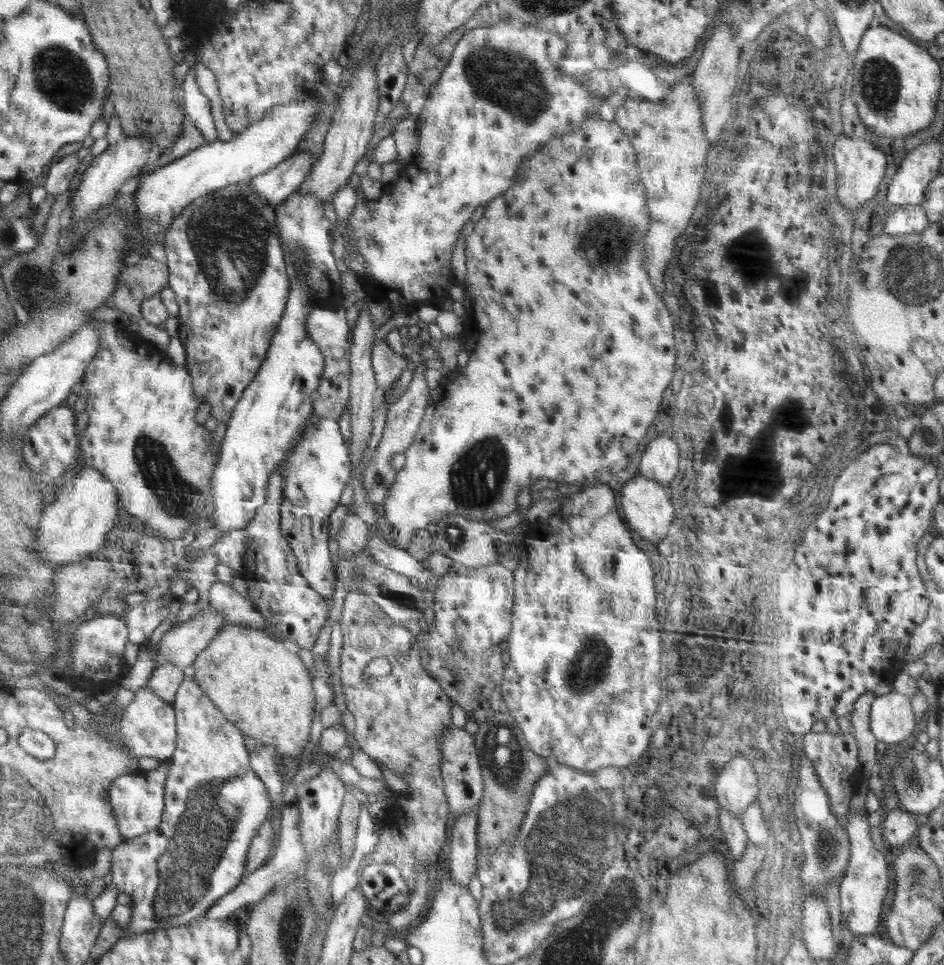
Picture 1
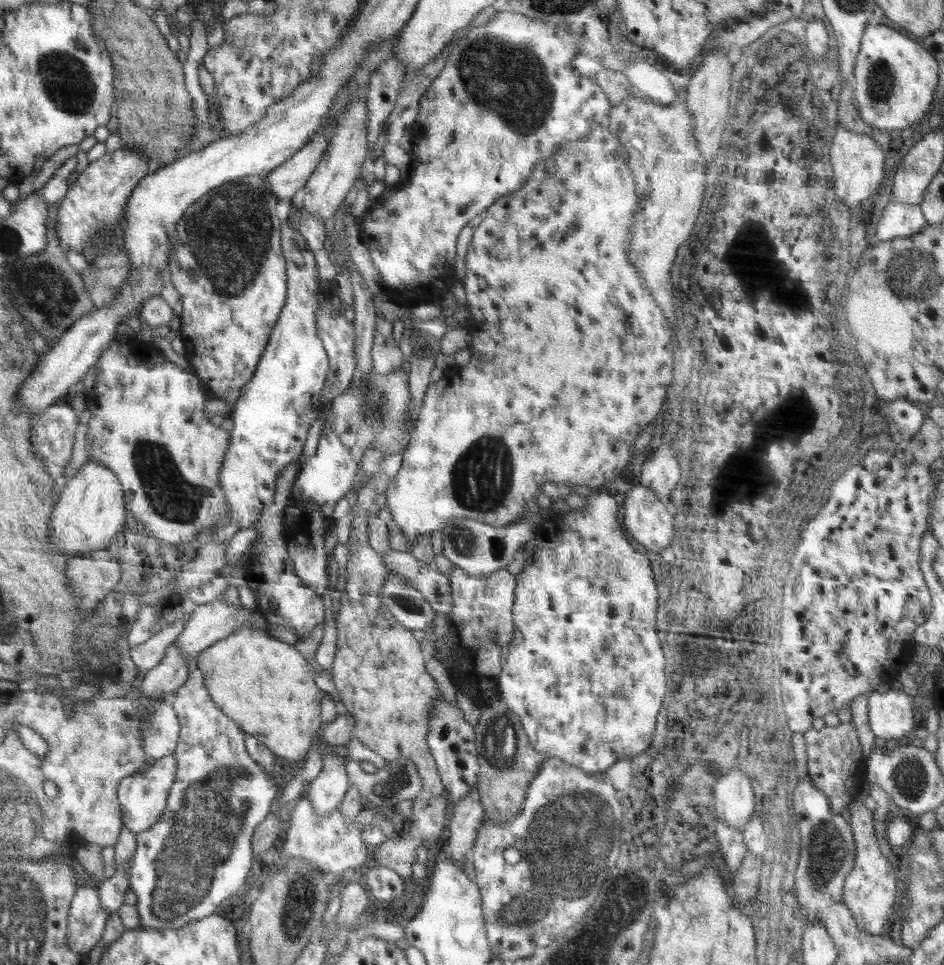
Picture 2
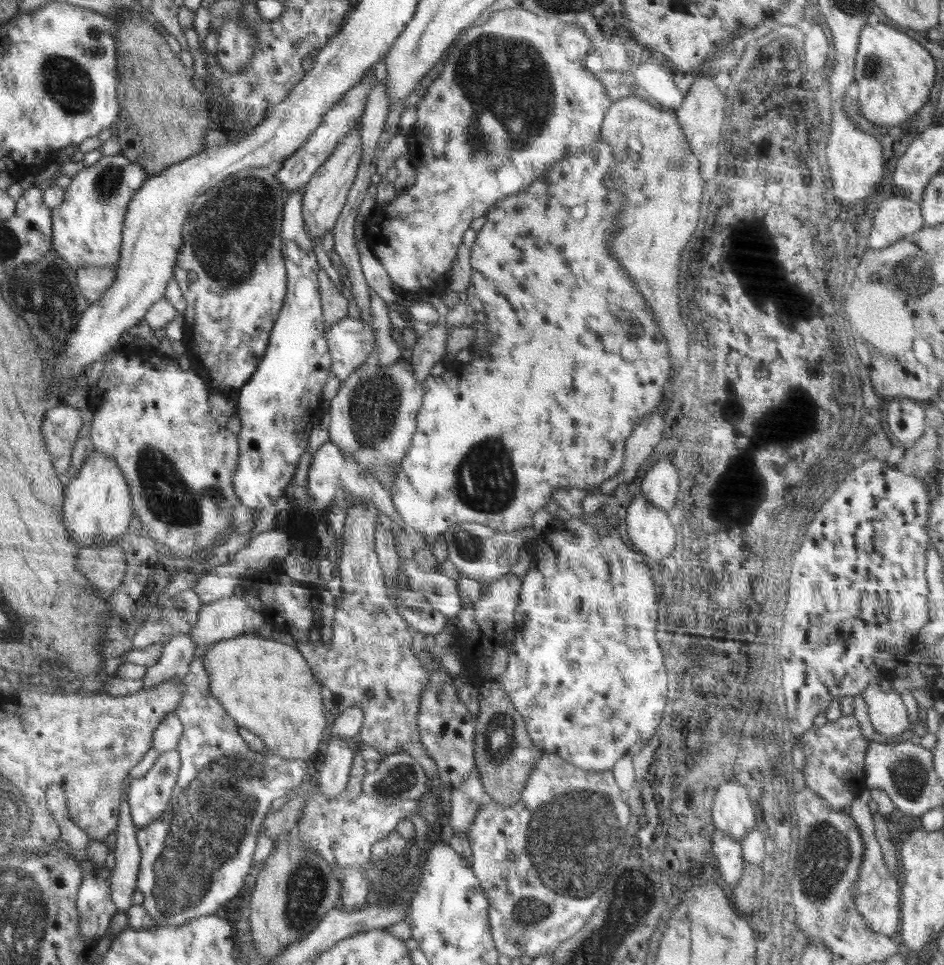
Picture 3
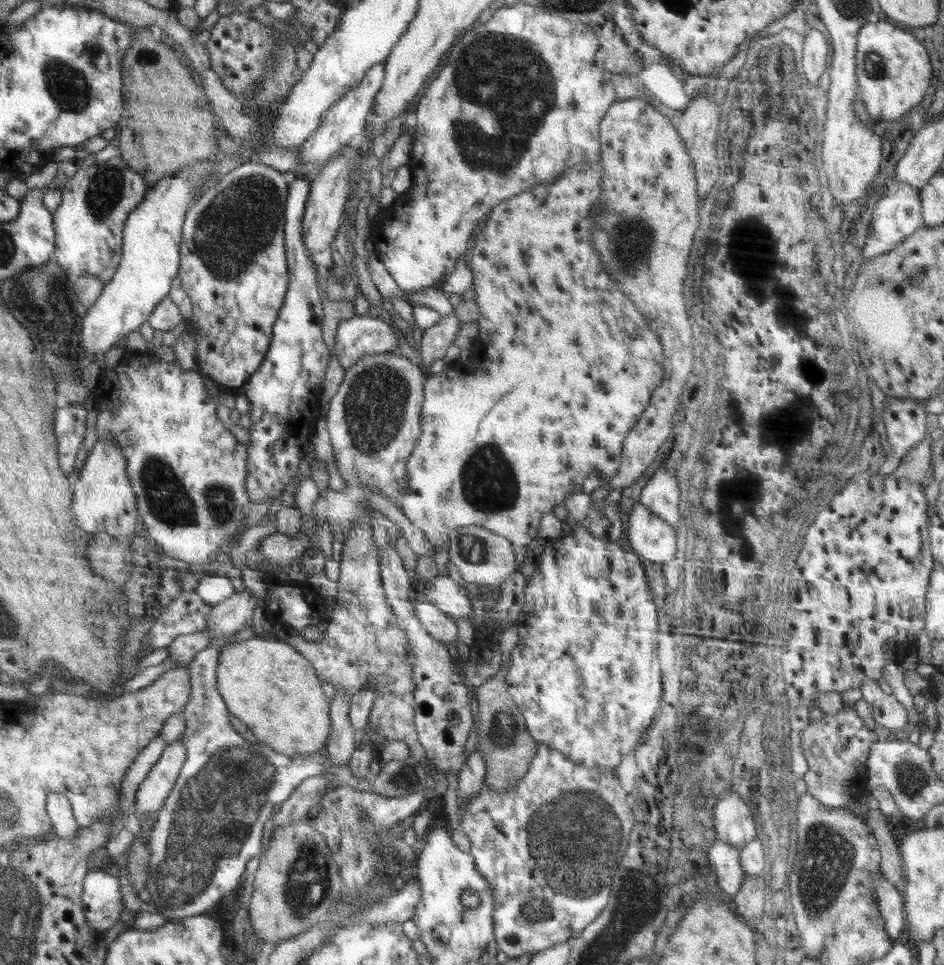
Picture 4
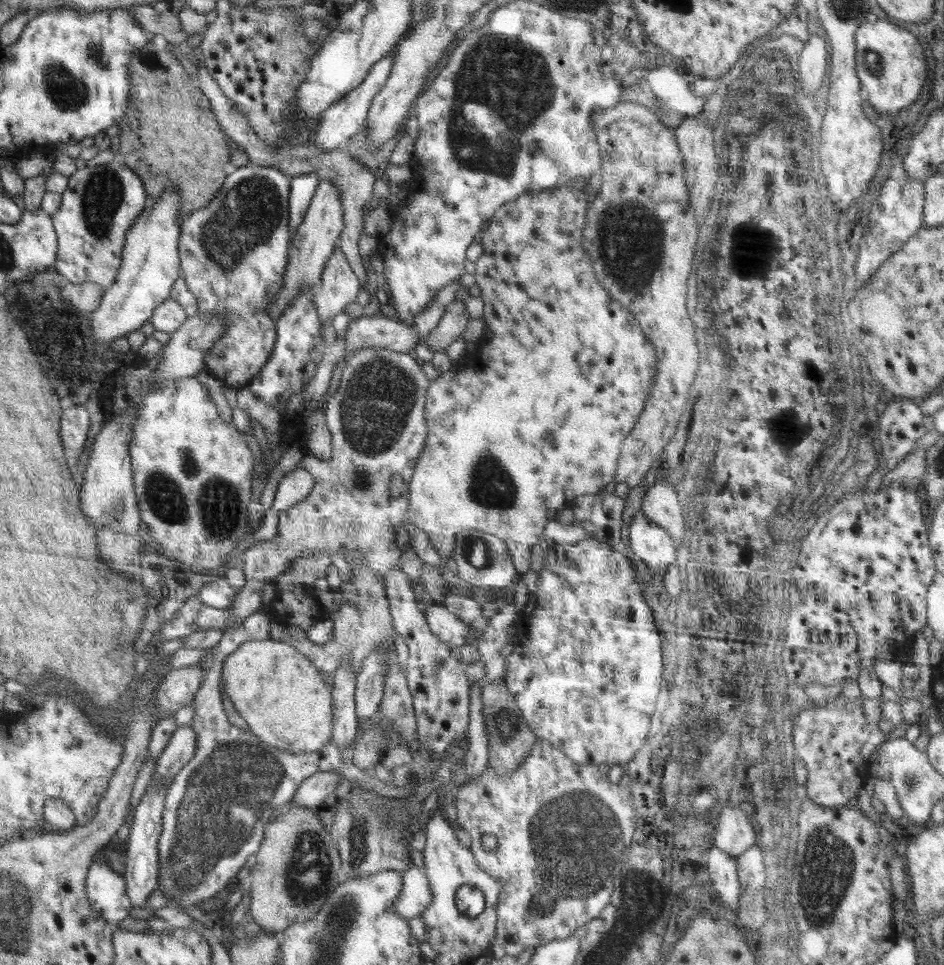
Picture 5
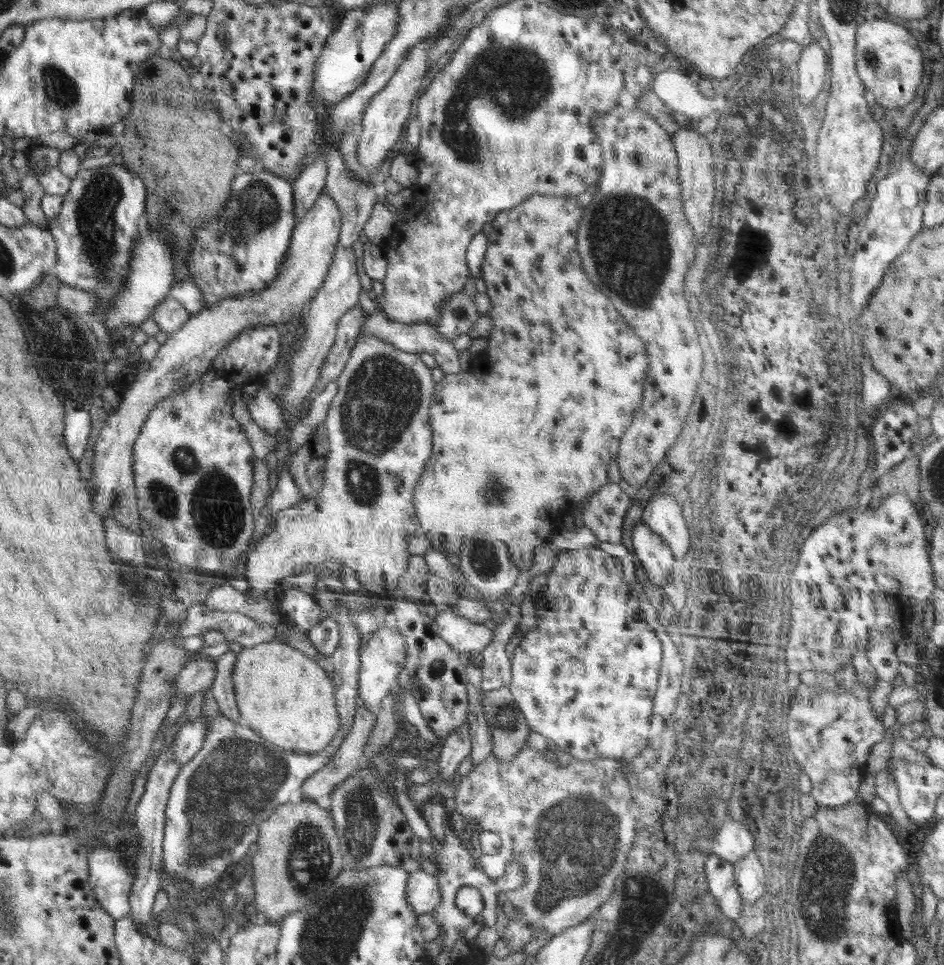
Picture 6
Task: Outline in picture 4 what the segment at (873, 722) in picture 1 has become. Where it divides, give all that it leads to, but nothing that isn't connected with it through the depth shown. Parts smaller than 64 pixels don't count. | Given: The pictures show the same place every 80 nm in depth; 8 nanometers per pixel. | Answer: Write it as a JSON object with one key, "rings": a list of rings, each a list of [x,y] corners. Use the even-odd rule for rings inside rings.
{"rings":[[[866,679],[860,689],[861,699],[872,707],[874,720],[880,726],[888,728],[892,733],[906,726],[908,721],[906,709],[893,694],[884,693],[878,681]]]}

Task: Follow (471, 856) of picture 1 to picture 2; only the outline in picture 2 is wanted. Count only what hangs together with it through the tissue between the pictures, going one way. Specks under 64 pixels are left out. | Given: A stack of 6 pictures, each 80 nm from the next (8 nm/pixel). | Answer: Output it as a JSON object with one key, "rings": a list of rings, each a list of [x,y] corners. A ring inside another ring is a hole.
{"rings":[[[473,789],[458,802],[454,802],[452,817],[448,821],[450,836],[448,836],[448,848],[450,856],[454,859],[454,865],[464,870],[466,862],[464,856],[470,851],[476,842],[476,835],[483,823],[484,809],[481,805],[479,789]]]}

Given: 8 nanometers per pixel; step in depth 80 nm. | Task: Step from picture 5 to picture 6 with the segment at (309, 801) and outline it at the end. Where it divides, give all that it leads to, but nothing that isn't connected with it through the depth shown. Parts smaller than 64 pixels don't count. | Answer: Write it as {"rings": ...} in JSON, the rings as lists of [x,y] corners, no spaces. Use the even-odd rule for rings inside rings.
{"rings":[[[357,694],[354,723],[352,723],[350,731],[344,736],[343,743],[338,747],[337,752],[330,759],[329,763],[306,780],[304,788],[301,790],[303,799],[309,798],[310,800],[315,800],[322,808],[330,808],[330,795],[332,791],[351,773],[365,766],[367,758],[363,755],[363,752],[366,748],[368,737],[372,734],[376,722],[376,716],[363,706],[361,698],[359,698],[359,694]]]}

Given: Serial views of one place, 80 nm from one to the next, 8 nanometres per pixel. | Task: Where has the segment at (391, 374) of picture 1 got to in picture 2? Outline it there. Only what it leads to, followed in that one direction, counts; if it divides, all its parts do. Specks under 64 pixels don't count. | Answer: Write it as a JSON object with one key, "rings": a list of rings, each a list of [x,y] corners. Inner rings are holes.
{"rings":[[[384,319],[376,322],[371,359],[373,372],[384,376],[401,368],[403,354],[392,337],[392,323]]]}

